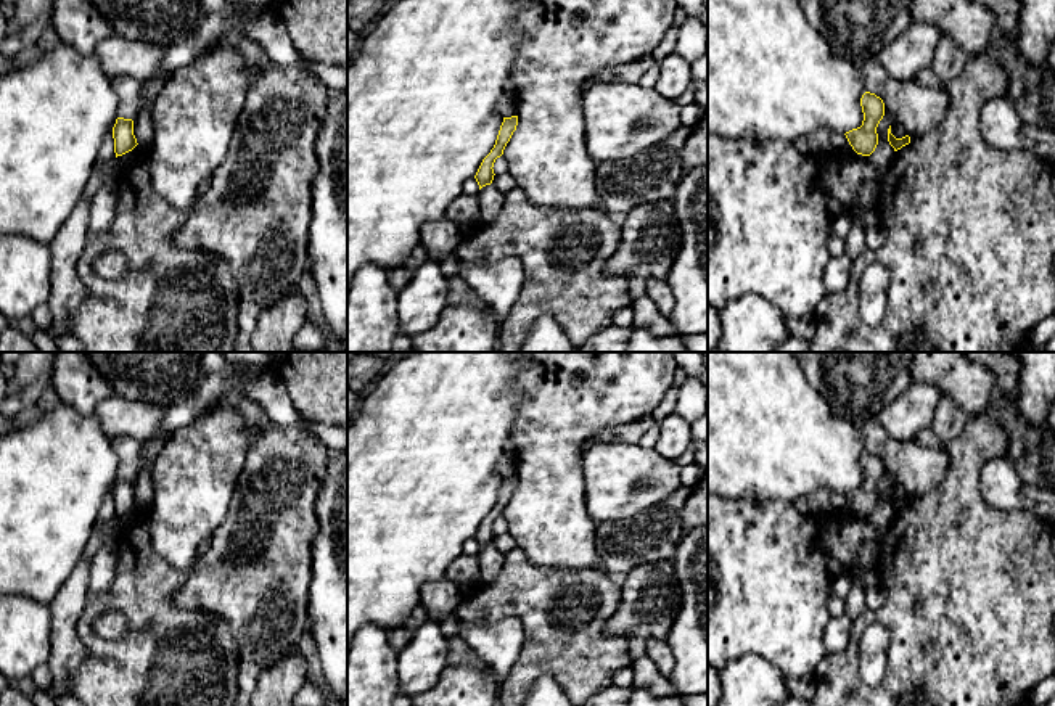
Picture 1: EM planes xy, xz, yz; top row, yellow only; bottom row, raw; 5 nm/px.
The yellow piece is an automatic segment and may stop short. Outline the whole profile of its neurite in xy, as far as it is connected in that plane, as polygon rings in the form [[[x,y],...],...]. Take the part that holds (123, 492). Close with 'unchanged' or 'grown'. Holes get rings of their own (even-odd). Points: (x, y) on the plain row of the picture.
[[[117,478],[113,487],[116,518],[132,511],[138,503],[133,495],[133,481]]] | unchanged

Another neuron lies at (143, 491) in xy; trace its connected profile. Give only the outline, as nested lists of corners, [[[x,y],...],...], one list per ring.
[[[170,434],[159,436],[154,441],[151,441],[148,445],[142,445],[142,454],[140,454],[142,465],[140,465],[138,476],[133,479],[133,495],[137,499],[138,507],[145,510],[150,508],[154,499],[151,466],[169,436]]]

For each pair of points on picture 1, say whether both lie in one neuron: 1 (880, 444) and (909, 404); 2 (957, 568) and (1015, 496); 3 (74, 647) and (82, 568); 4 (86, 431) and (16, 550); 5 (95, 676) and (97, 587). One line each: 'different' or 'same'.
1: different
2: different
3: same
4: same
5: different

